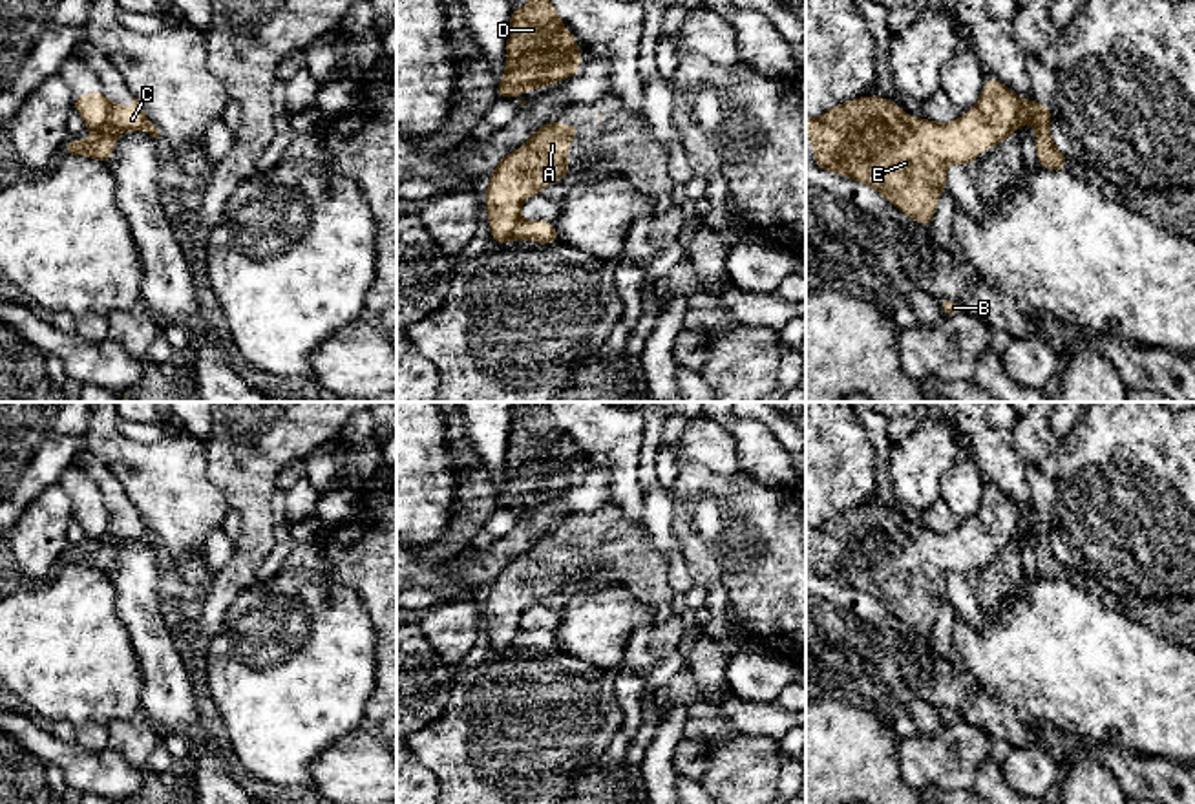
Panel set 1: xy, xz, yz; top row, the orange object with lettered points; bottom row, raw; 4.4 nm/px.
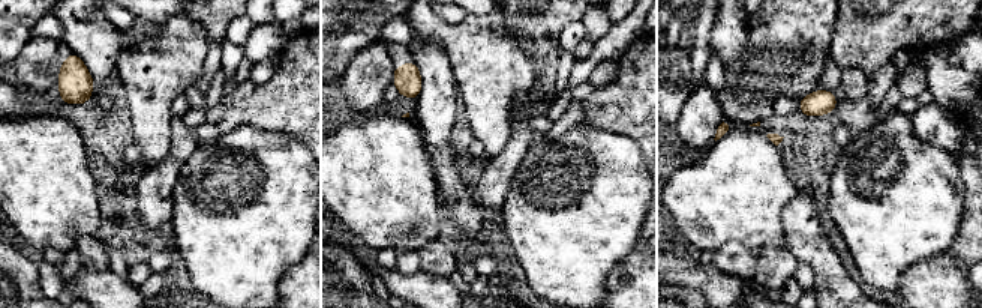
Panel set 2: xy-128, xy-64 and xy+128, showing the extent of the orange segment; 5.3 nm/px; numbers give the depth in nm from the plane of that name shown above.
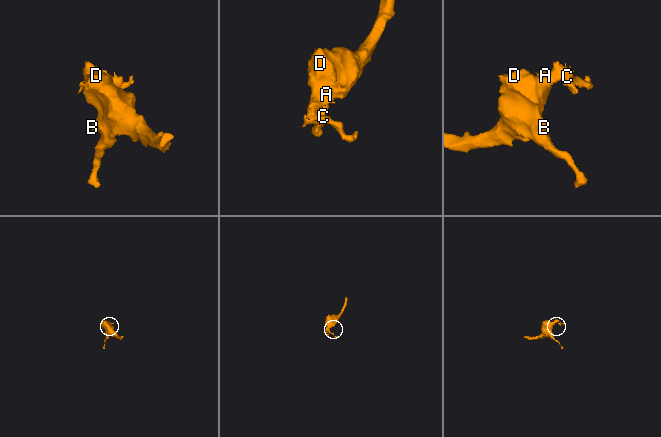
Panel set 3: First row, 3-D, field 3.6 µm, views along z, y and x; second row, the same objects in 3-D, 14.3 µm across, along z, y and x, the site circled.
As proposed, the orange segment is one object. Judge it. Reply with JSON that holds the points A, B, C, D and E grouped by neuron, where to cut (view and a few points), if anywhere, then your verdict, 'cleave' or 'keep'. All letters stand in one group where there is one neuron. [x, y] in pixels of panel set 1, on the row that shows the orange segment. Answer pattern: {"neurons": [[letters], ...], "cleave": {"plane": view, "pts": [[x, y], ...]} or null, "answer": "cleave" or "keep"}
{"neurons": [["A", "B", "D", "E"], ["C"]], "cleave": {"plane": "xy", "pts": [[110, 105], [106, 119], [94, 130]]}, "answer": "cleave"}

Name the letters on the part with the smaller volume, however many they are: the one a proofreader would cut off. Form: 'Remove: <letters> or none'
Remove: C

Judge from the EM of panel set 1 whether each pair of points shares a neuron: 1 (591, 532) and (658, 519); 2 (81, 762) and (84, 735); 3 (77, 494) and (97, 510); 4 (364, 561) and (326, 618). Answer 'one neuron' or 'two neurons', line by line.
1: two neurons
2: two neurons
3: one neuron
4: two neurons

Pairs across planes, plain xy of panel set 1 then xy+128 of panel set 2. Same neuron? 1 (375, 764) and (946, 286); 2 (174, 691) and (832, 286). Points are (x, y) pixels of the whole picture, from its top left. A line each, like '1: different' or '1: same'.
1: same
2: same

